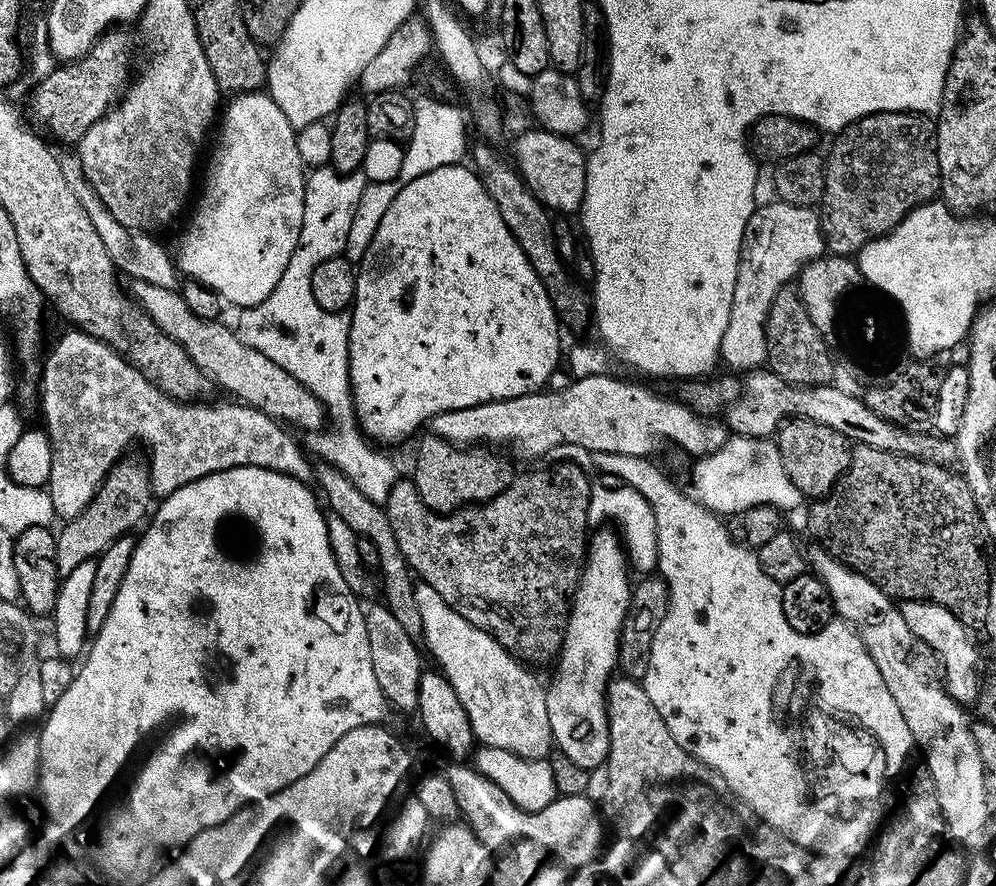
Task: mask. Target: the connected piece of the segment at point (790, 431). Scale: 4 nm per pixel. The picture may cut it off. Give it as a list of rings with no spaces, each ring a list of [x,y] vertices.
[[[785,420],[774,433],[774,441],[780,452],[782,466],[804,498],[819,498],[840,481],[841,474],[850,466],[852,448],[850,441],[838,430],[809,420]]]

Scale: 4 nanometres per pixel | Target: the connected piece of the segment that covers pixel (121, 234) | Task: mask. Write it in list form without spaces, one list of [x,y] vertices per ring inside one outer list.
[[[75,153],[63,154],[58,156],[60,168],[64,173],[65,179],[68,181],[71,190],[82,208],[84,208],[88,218],[92,220],[95,230],[97,230],[110,260],[112,260],[114,267],[121,275],[128,275],[128,278],[133,280],[140,280],[150,282],[154,286],[162,286],[163,289],[173,288],[177,285],[178,269],[175,265],[173,255],[156,240],[151,233],[140,231],[134,227],[123,226],[108,210],[98,194],[94,191],[93,186],[87,179],[85,179],[85,172],[82,170],[81,160],[79,155]]]

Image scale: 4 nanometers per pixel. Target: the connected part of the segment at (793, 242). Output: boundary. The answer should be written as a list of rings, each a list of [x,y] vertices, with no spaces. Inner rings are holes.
[[[784,200],[771,203],[765,208],[764,205],[757,207],[746,222],[730,322],[726,322],[726,334],[722,334],[720,354],[723,363],[732,368],[744,368],[740,370],[756,370],[767,361],[766,318],[778,290],[789,287],[804,265],[826,252],[820,218],[812,208],[794,206]]]

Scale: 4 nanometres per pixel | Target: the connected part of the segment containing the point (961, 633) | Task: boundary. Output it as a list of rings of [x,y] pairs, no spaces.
[[[905,600],[899,609],[902,618],[906,618],[906,626],[910,626],[917,641],[930,646],[939,655],[948,691],[961,702],[975,701],[978,696],[976,663],[980,660],[980,652],[972,641],[973,633],[954,614],[950,614],[946,606],[938,606],[929,600]]]

